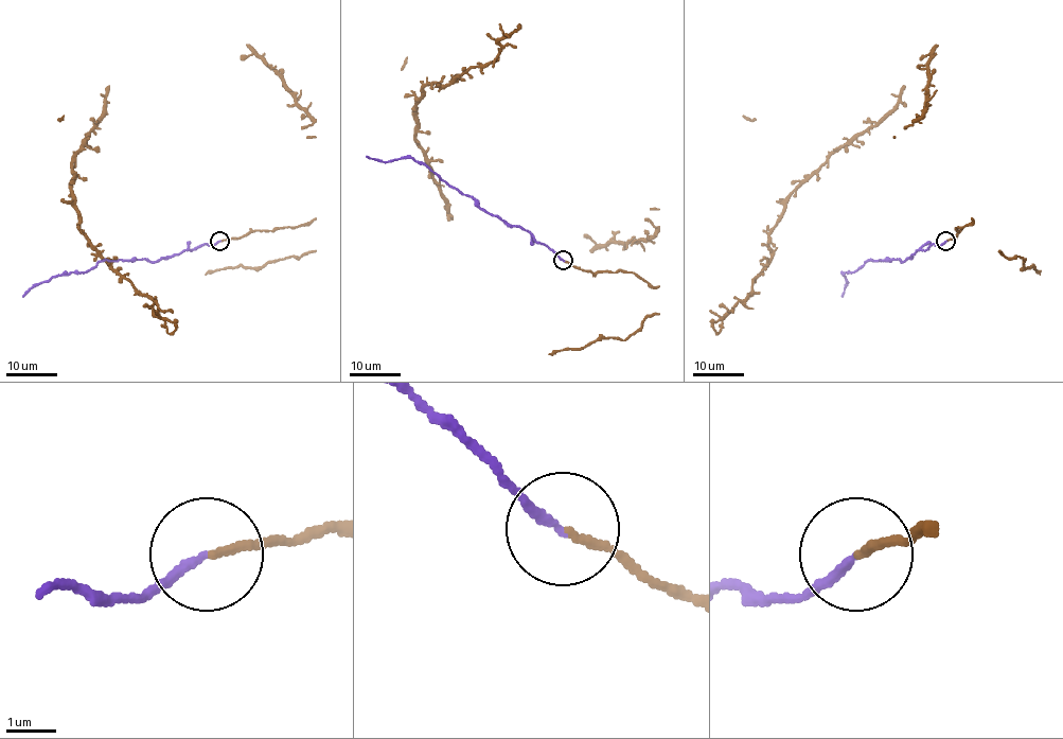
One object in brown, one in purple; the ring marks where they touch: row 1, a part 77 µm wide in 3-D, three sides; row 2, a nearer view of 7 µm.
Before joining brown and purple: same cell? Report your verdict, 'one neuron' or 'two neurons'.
one neuron

